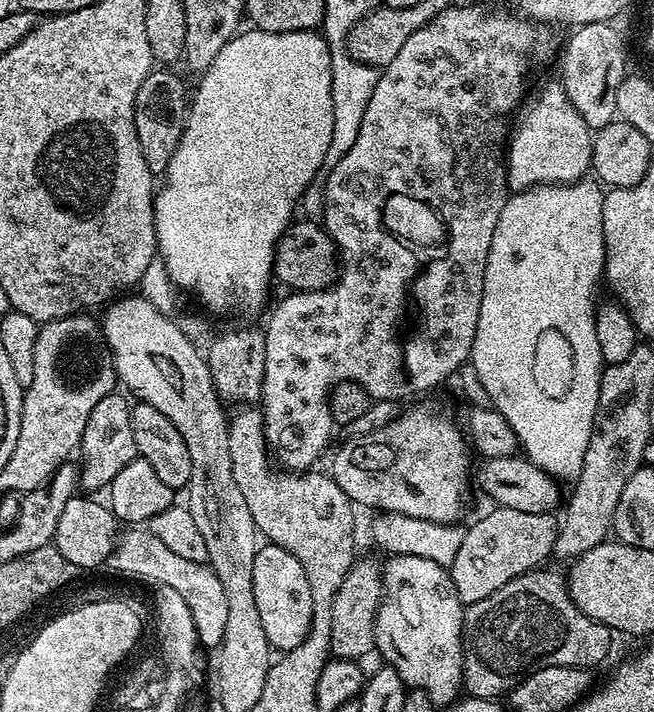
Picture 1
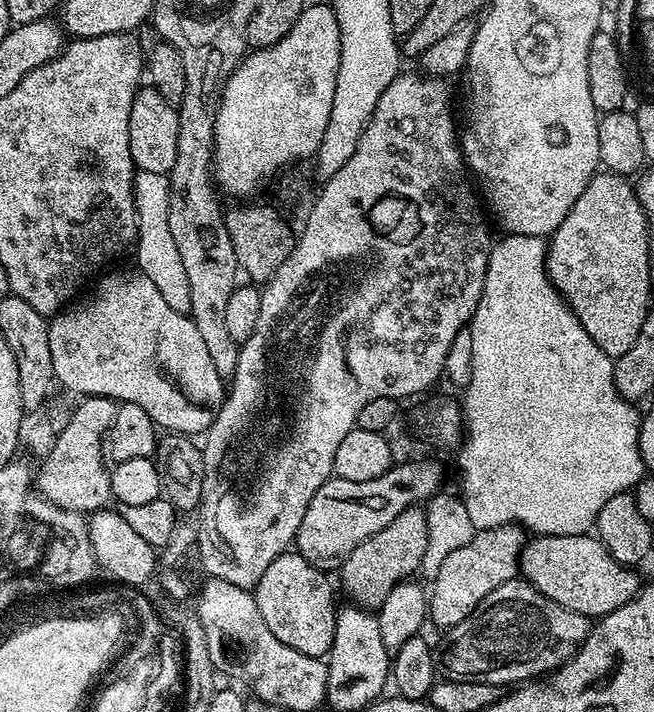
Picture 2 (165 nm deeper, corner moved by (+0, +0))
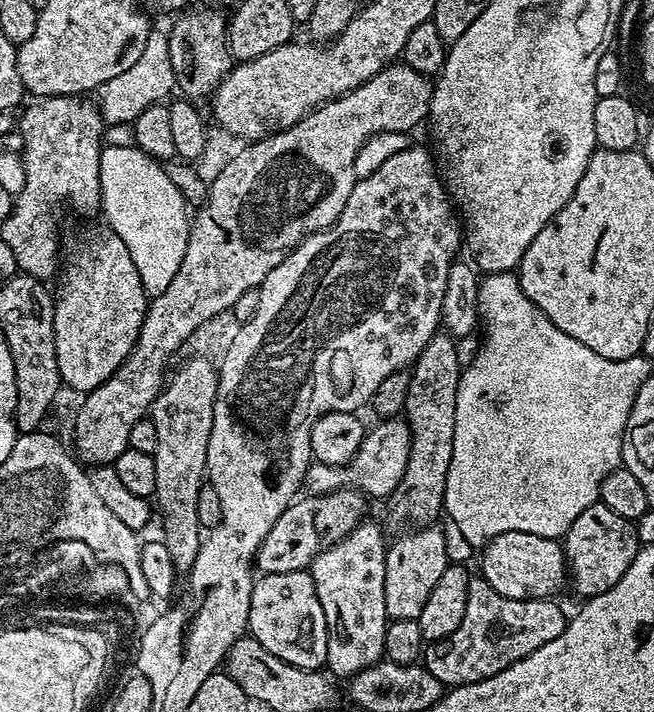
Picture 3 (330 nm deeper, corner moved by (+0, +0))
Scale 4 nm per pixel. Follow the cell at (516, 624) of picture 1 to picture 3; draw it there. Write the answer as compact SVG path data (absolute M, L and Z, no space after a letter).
M482 578L469 579L462 626L444 640L429 643L422 653L422 664L444 686L482 682L562 634L566 615L556 602L552 598L511 600L496 593Z

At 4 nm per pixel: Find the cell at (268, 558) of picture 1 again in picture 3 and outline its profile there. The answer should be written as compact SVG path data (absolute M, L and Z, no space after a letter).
M311 571L261 575L252 585L248 632L263 648L270 650L274 658L282 658L282 662L290 662L290 666L323 669L328 649L328 627Z

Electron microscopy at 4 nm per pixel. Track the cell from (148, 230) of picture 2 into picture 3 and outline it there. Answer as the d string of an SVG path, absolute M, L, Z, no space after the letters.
M128 144L101 147L102 216L105 216L103 219L106 224L114 234L122 238L130 250L142 286L149 297L154 297L162 294L162 290L166 290L166 286L174 282L174 274L178 274L178 266L182 266L188 241L190 212L182 194L170 182L163 167L140 148Z

